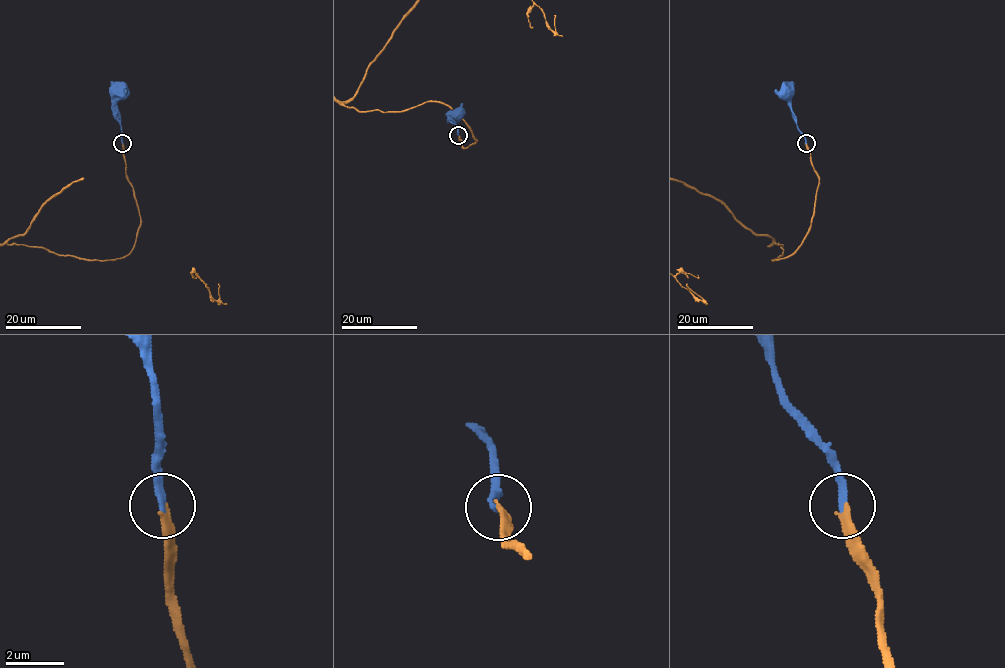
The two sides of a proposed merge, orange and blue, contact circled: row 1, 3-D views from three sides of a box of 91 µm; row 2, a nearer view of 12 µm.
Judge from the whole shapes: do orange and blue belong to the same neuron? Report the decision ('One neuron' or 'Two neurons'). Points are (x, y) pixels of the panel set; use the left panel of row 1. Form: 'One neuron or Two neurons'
One neuron

